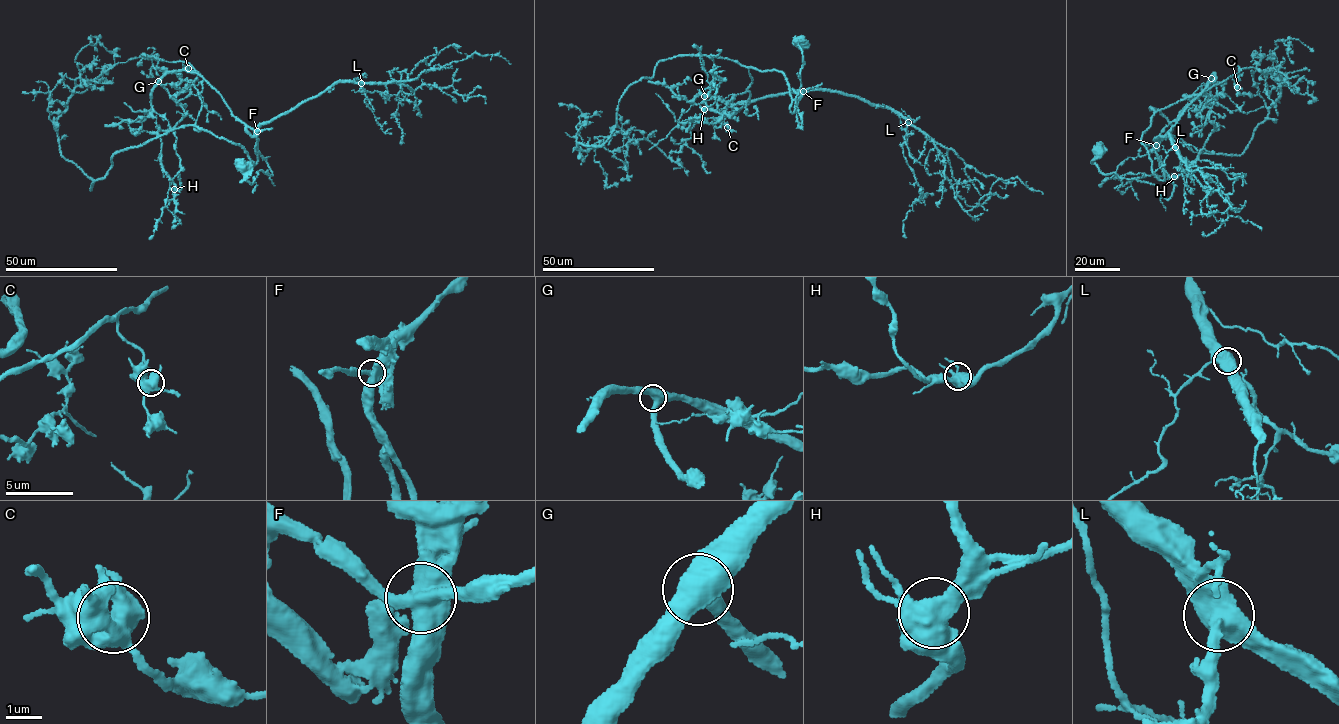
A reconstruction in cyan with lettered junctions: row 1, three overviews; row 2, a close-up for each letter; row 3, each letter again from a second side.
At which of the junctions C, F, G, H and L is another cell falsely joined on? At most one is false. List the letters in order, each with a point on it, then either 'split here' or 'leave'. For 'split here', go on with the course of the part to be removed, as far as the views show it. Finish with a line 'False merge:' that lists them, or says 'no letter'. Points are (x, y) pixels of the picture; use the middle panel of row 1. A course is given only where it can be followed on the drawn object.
C: (727, 127) | leave
F: (803, 91) | split here | (803, 90), (736, 104), (706, 97), (721, 117), (690, 121), (705, 112), (710, 89), (693, 46)
G: (704, 96) | leave
H: (704, 109) | leave
L: (908, 122) | leave
False merge: F

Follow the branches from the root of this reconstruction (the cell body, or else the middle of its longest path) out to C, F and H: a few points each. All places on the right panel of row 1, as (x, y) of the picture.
C: (1100, 152), (1101, 172), (1168, 199), (1157, 143), (1202, 92), (1230, 76), (1237, 87)
F: (1100, 152), (1092, 162), (1101, 172), (1155, 184), (1168, 199), (1173, 185), (1156, 145)
H: (1100, 152), (1101, 172), (1168, 199), (1156, 146), (1200, 86), (1215, 129), (1174, 176)

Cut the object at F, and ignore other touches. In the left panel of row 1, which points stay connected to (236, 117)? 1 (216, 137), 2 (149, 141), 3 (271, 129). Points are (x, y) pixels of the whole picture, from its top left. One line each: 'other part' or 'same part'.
1: other part
2: other part
3: same part

